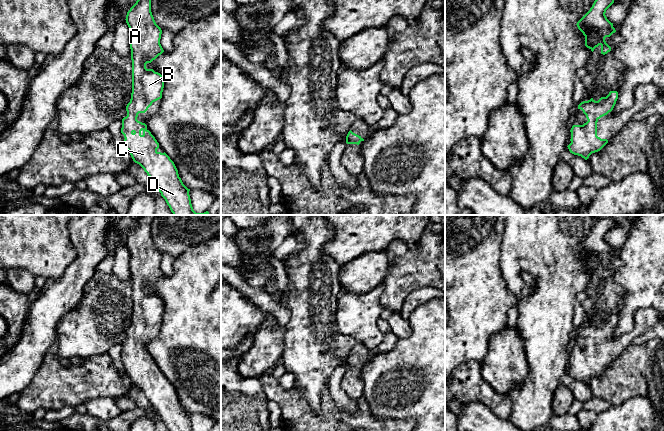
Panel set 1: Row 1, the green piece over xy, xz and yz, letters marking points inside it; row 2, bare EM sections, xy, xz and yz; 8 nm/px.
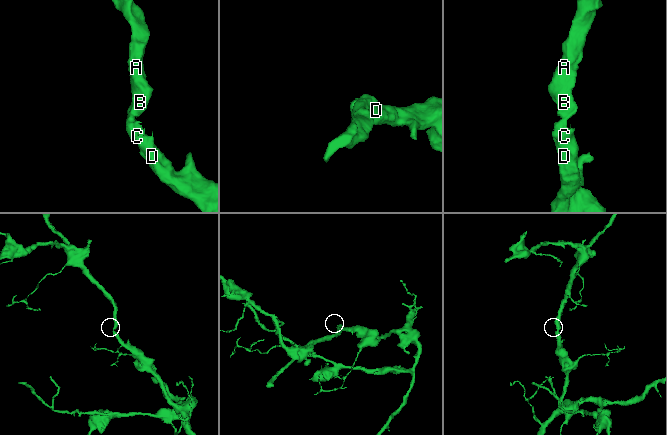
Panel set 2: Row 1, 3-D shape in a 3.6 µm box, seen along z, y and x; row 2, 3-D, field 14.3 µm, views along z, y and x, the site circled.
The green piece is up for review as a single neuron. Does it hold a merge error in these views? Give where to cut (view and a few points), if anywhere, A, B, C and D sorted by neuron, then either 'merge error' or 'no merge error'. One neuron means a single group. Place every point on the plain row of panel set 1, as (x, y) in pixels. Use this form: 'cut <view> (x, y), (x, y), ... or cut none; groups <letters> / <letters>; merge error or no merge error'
cut none; groups A B C D; no merge error

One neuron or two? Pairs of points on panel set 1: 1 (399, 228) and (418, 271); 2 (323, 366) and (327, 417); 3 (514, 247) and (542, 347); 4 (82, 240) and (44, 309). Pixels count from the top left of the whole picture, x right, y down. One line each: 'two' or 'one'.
1: two
2: two
3: one
4: one

